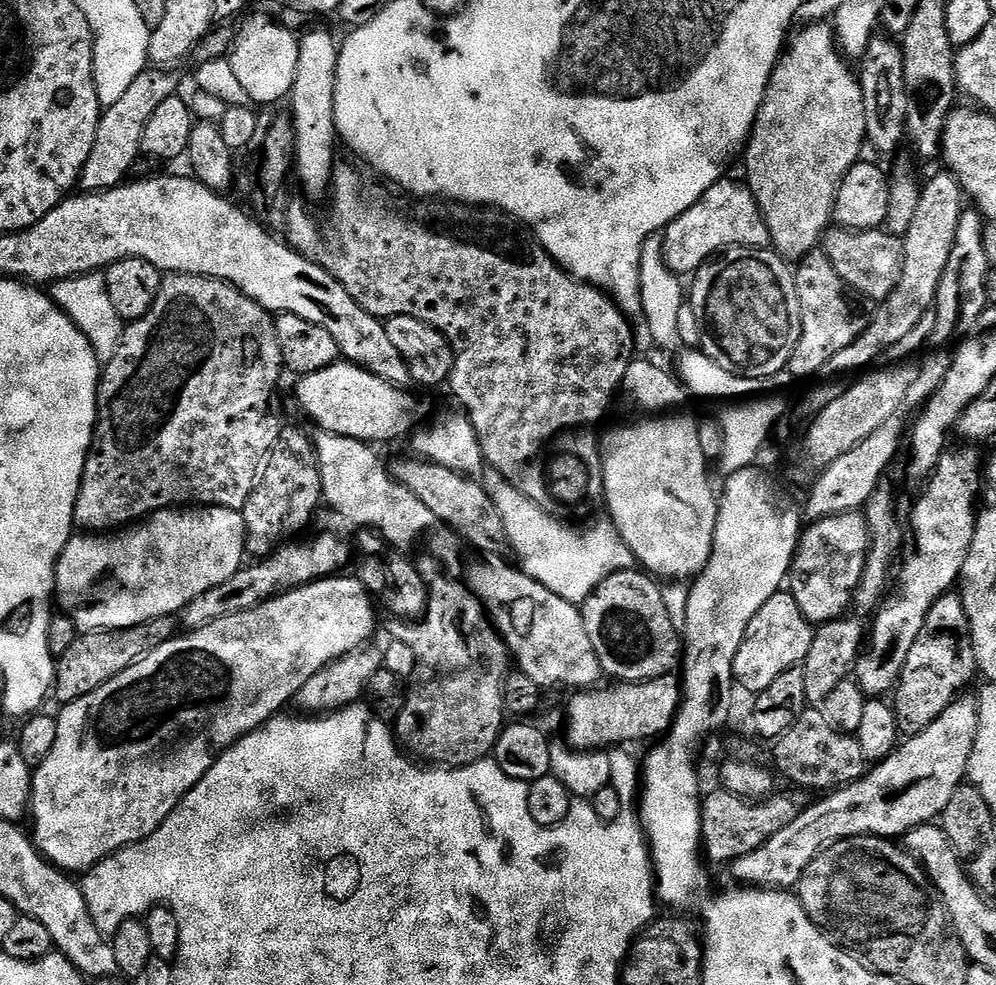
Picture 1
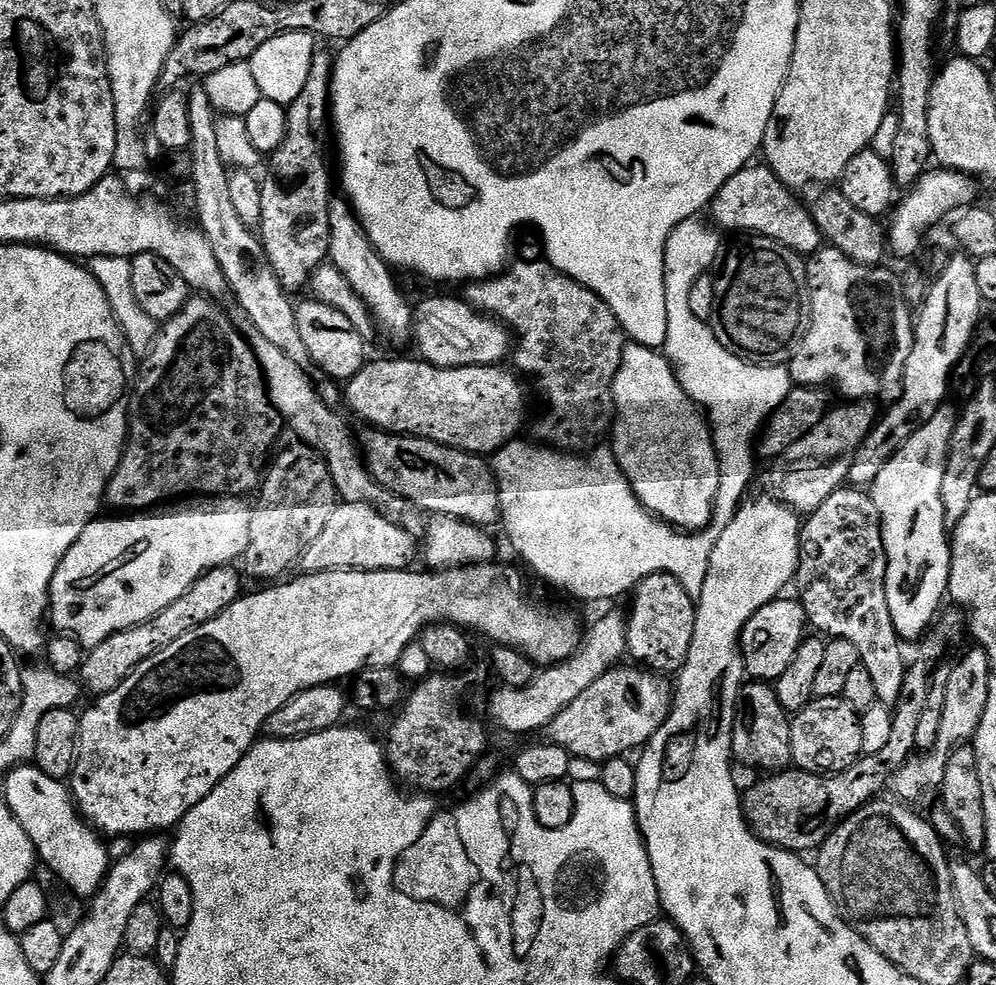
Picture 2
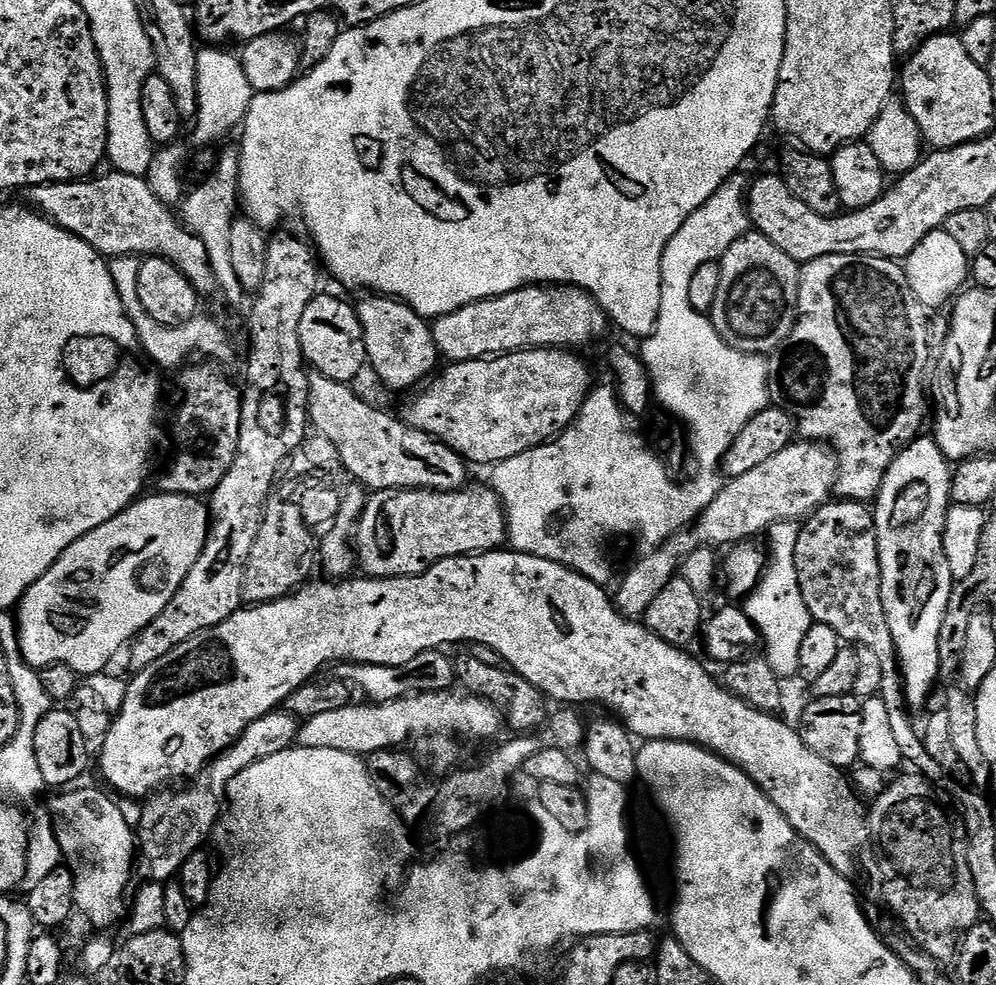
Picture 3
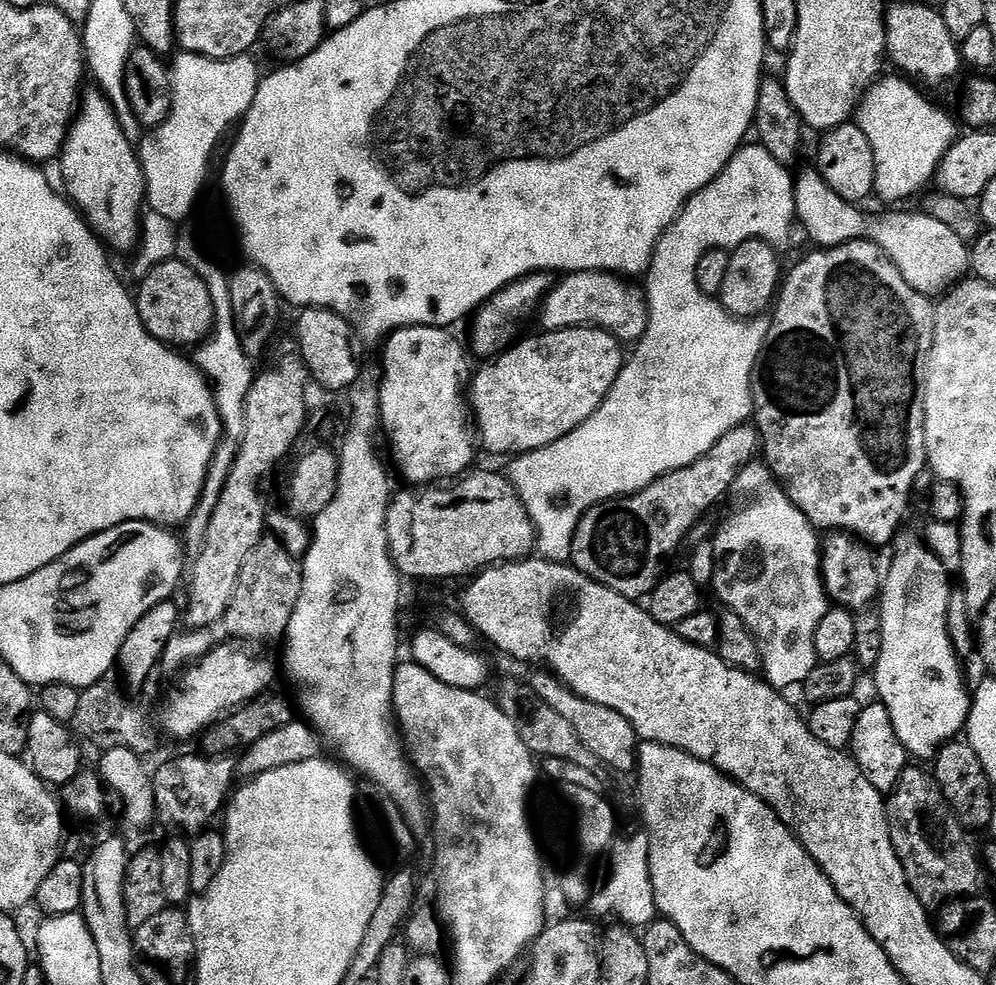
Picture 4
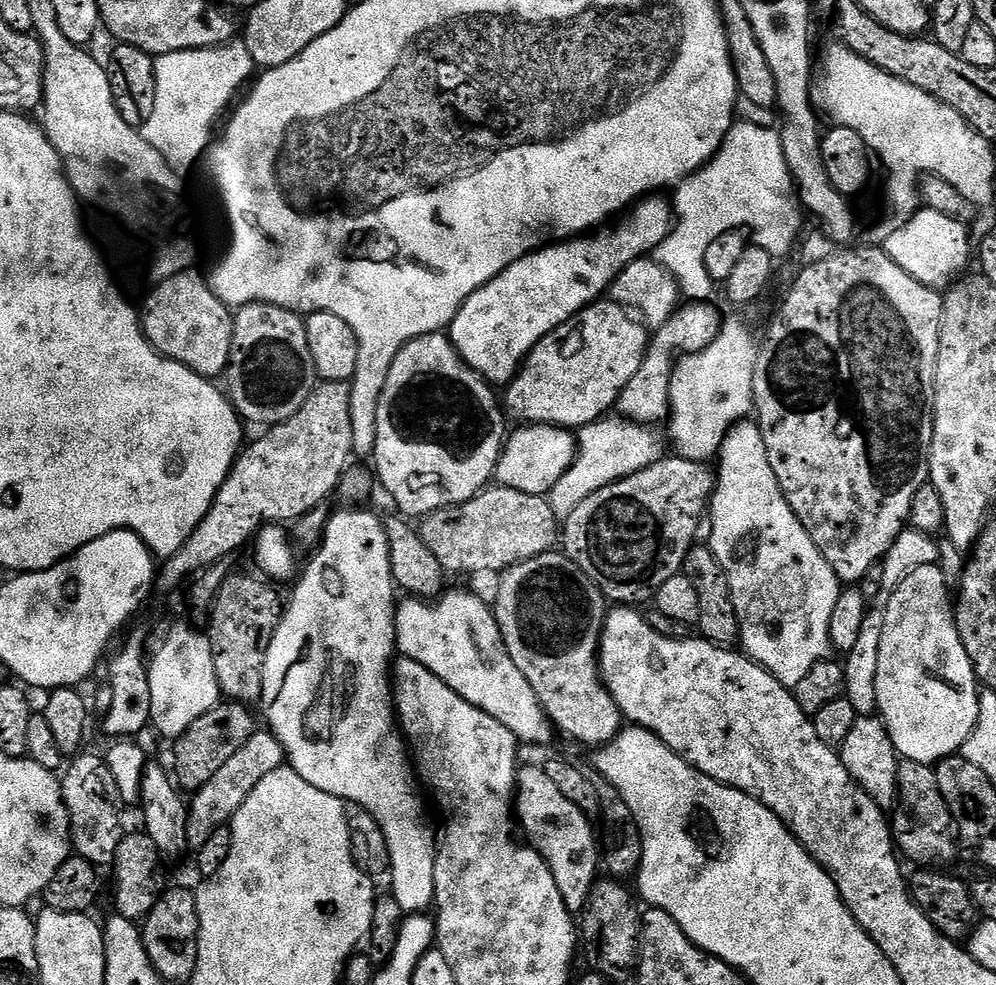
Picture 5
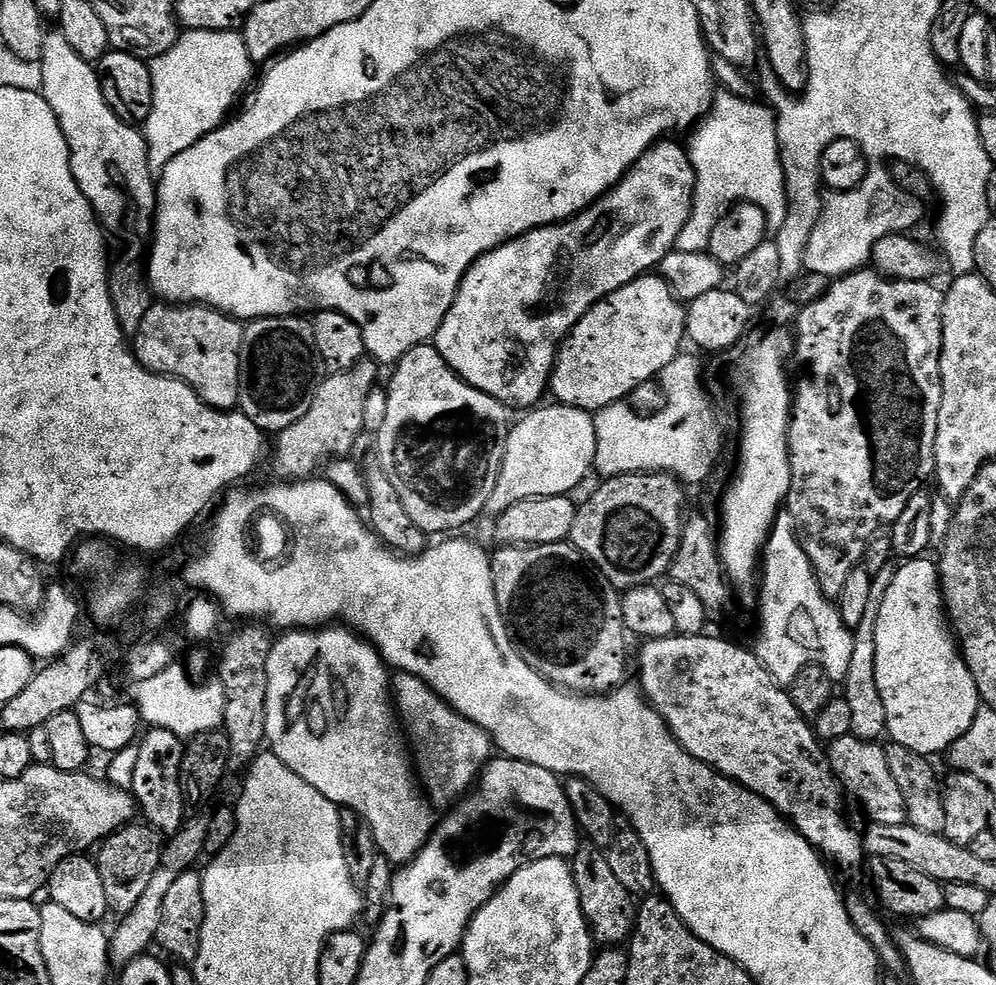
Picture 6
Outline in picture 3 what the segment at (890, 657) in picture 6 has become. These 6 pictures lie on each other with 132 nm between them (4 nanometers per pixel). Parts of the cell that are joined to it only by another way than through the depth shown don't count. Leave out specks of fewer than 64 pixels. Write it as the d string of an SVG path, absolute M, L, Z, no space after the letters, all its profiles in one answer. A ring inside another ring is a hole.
M924 439L913 440L896 455L874 501L878 554L882 566L882 606L886 610L886 622L890 622L890 634L894 634L904 695L907 703L916 708L927 702L928 695L936 684L936 675L940 672L940 631L948 616L948 603L952 600L954 587L950 562L947 561L943 548L944 527L952 504L953 469L935 439Z

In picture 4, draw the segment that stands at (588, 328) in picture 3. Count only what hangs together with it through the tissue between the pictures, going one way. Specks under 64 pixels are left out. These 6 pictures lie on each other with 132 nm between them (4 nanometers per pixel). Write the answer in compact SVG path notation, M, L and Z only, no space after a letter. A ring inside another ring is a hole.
M569 272L560 285L553 287L544 297L539 309L541 329L544 332L557 332L567 328L601 328L621 342L638 342L648 325L648 302L643 291L635 288L635 283L610 272Z

